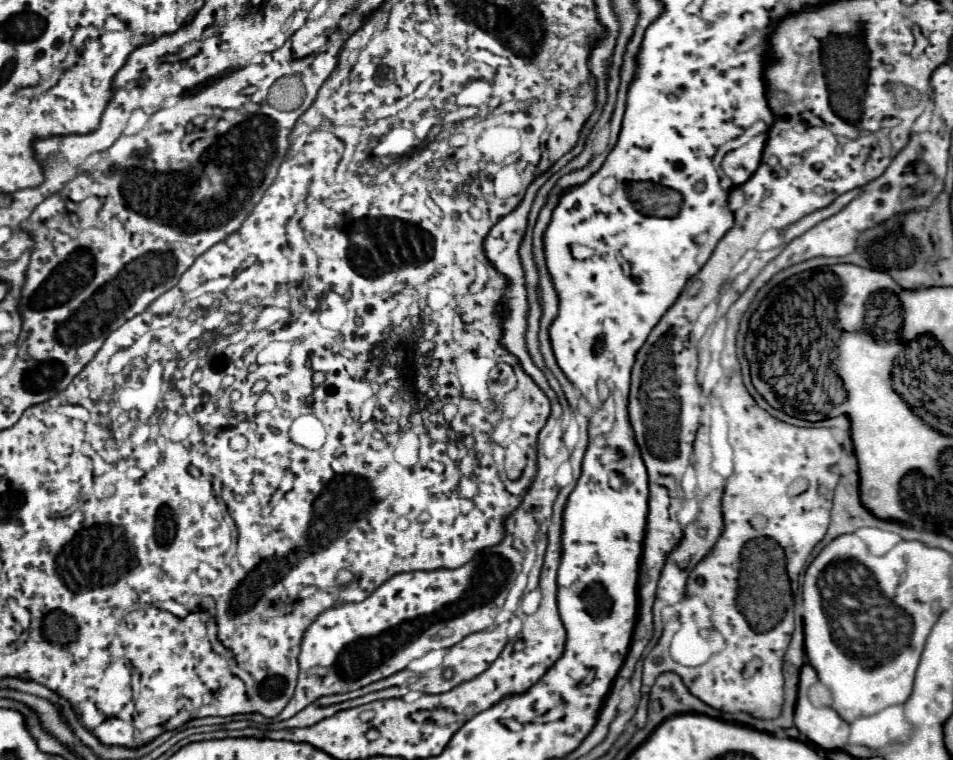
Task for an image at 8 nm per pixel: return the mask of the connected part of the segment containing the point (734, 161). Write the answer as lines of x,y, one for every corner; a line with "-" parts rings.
753,142
753,144
745,144
743,148
737,148
725,154
721,162
721,170
735,182
733,186
741,186
753,176
753,172
757,170
761,162
763,146
765,142

